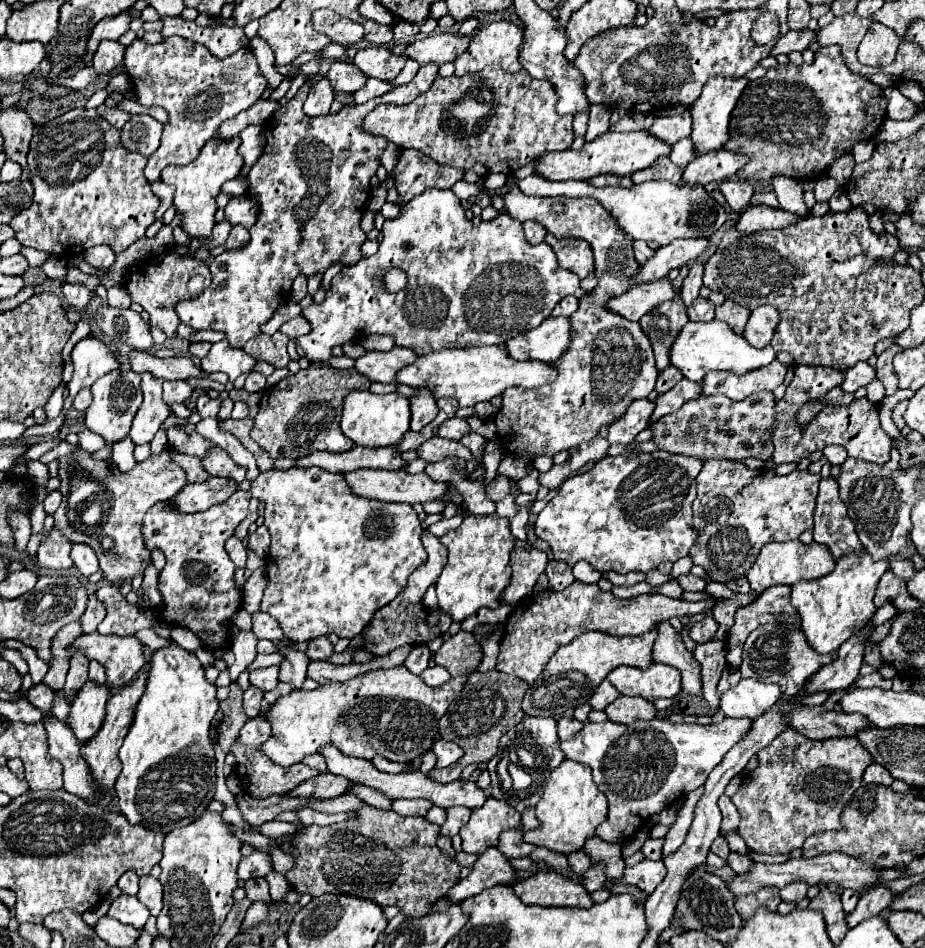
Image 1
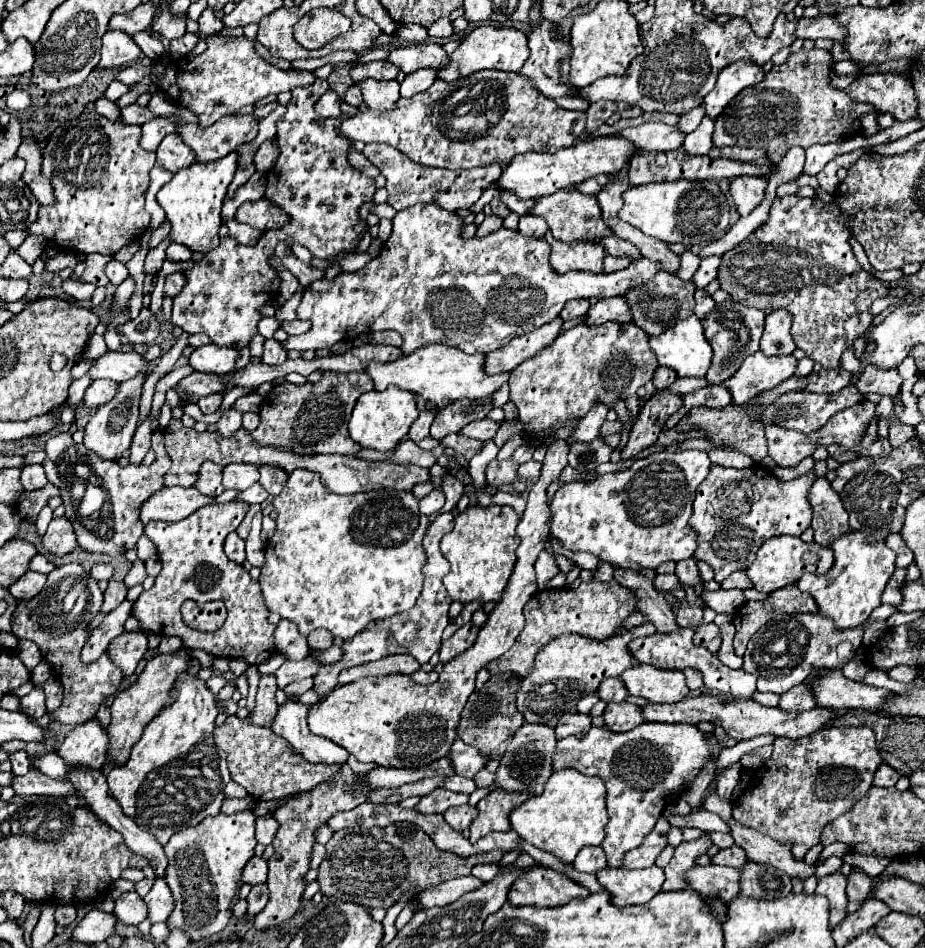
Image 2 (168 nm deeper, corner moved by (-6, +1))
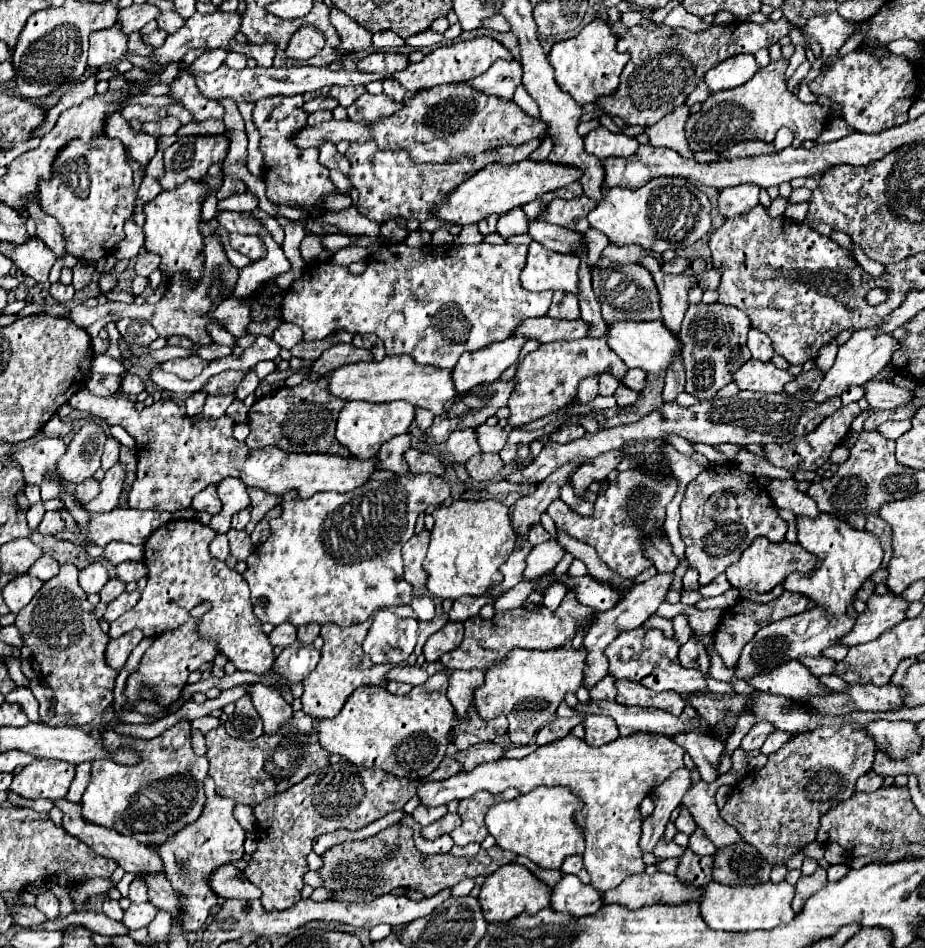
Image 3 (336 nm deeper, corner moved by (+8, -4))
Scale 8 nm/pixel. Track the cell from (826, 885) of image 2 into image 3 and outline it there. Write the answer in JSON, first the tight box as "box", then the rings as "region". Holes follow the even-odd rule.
{"box":[792,868,826,912],"region":[[[818,868],[814,874],[810,876],[800,876],[798,884],[796,884],[796,894],[792,900],[792,910],[800,912],[800,908],[804,906],[804,900],[808,900],[808,896],[812,896],[816,890],[820,890],[826,884],[826,870]]]}

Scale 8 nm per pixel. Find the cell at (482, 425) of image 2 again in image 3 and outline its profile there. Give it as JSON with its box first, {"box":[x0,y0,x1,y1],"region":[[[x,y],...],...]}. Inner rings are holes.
{"box":[478,424,508,452],"region":[[[482,424],[478,428],[478,442],[482,452],[500,452],[506,444],[506,438],[508,438],[508,432],[502,426]]]}

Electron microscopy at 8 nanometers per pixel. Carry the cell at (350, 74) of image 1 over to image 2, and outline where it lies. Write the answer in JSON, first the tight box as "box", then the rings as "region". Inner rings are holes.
{"box":[360,79,400,111],"region":[[[362,79],[360,83],[360,89],[366,93],[366,101],[364,105],[370,107],[370,109],[376,109],[376,111],[386,111],[386,109],[394,109],[396,107],[396,101],[400,99],[400,83],[398,81],[378,81],[378,79]]]}

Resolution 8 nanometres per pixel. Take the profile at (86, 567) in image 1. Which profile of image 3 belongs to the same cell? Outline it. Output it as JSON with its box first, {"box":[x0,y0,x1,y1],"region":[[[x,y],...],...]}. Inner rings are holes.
{"box":[80,562,108,594],"region":[[[94,562],[80,572],[80,586],[86,594],[100,592],[106,582],[108,582],[108,572],[100,562]]]}

